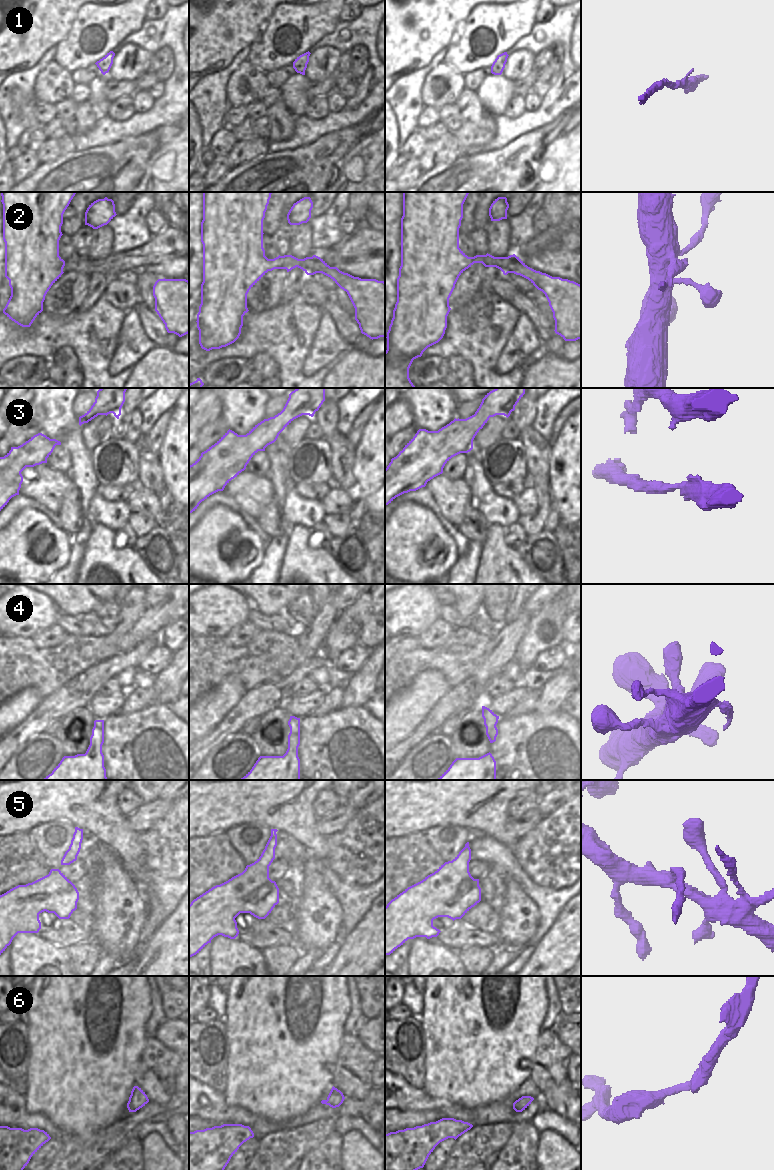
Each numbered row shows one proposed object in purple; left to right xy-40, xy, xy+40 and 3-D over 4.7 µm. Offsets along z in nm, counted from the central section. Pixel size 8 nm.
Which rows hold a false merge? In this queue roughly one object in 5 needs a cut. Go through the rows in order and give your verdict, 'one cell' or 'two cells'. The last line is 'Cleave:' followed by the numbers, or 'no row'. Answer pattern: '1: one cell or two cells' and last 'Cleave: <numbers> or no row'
1: one cell
2: one cell
3: one cell
4: one cell
5: two cells
6: one cell
Cleave: 5

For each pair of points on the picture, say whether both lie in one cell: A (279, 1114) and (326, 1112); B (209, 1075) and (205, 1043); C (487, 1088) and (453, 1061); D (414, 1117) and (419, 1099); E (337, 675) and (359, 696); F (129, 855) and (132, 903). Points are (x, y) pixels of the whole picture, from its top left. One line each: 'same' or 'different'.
A: different
B: same
C: same
D: different
E: different
F: different

